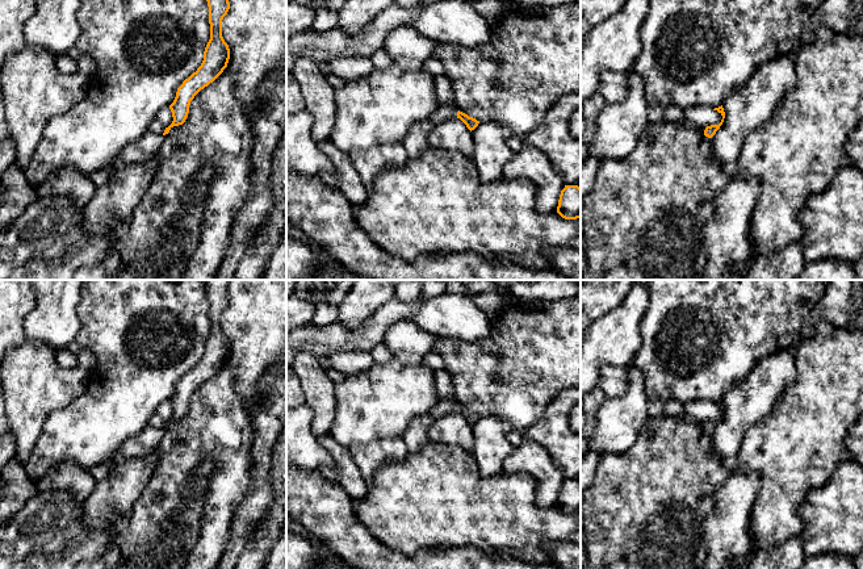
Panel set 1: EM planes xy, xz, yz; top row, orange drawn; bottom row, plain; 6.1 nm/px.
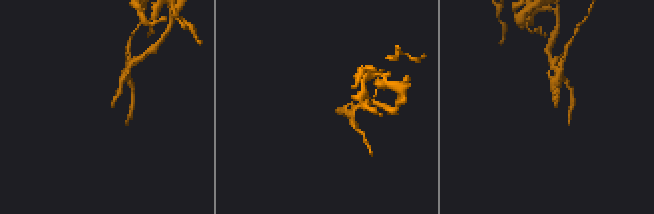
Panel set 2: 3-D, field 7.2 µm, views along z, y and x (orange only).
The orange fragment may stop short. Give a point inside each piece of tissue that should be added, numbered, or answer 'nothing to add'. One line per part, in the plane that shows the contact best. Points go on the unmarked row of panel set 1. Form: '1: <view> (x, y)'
1: xz (447, 404)

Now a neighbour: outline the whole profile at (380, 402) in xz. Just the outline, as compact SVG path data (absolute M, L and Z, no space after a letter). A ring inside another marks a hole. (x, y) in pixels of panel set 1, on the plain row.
M391 357L335 384L336 410L330 435L343 447L403 438L414 417L430 417L439 402L435 371Z

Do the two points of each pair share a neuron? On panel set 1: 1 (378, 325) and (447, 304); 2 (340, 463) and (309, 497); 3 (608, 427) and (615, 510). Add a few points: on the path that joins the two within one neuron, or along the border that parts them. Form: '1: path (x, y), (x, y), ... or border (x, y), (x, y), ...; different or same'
1: border (422, 297), (418, 309), (405, 318); different
2: border (318, 471), (330, 481), (336, 482), (350, 498); different
3: border (637, 435), (625, 452), (599, 457); different

